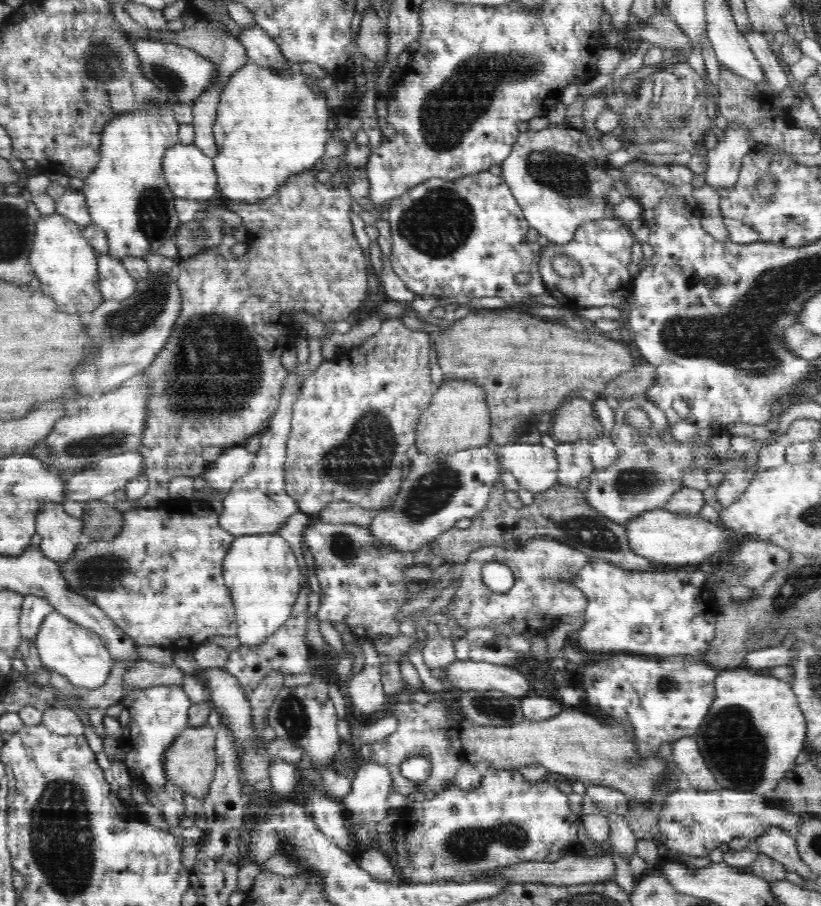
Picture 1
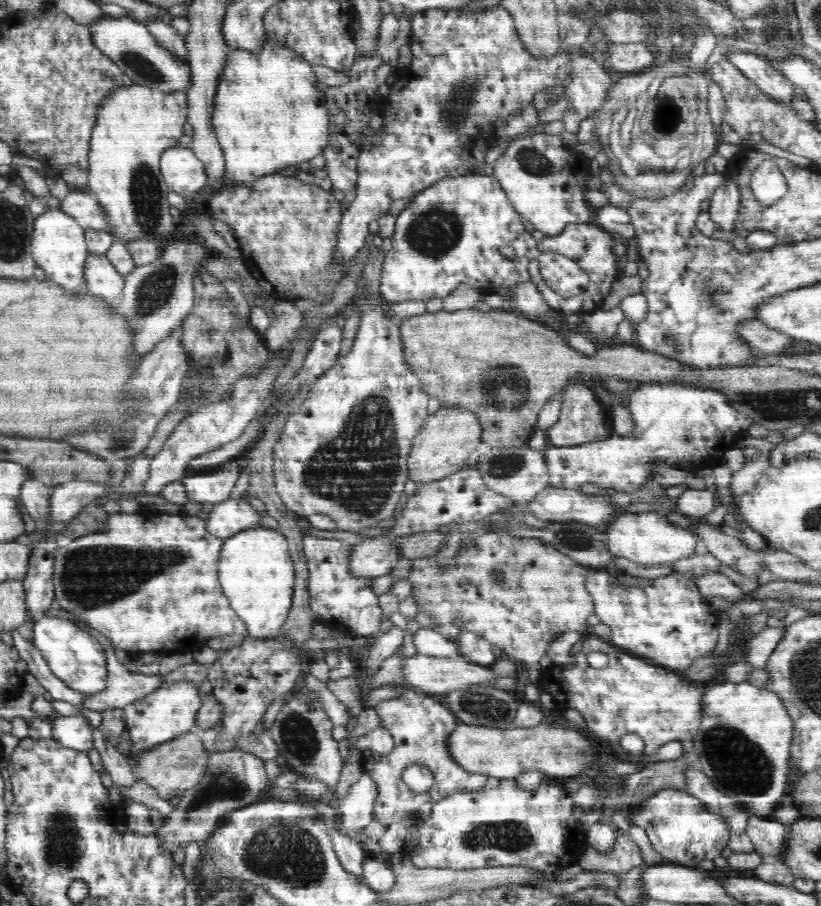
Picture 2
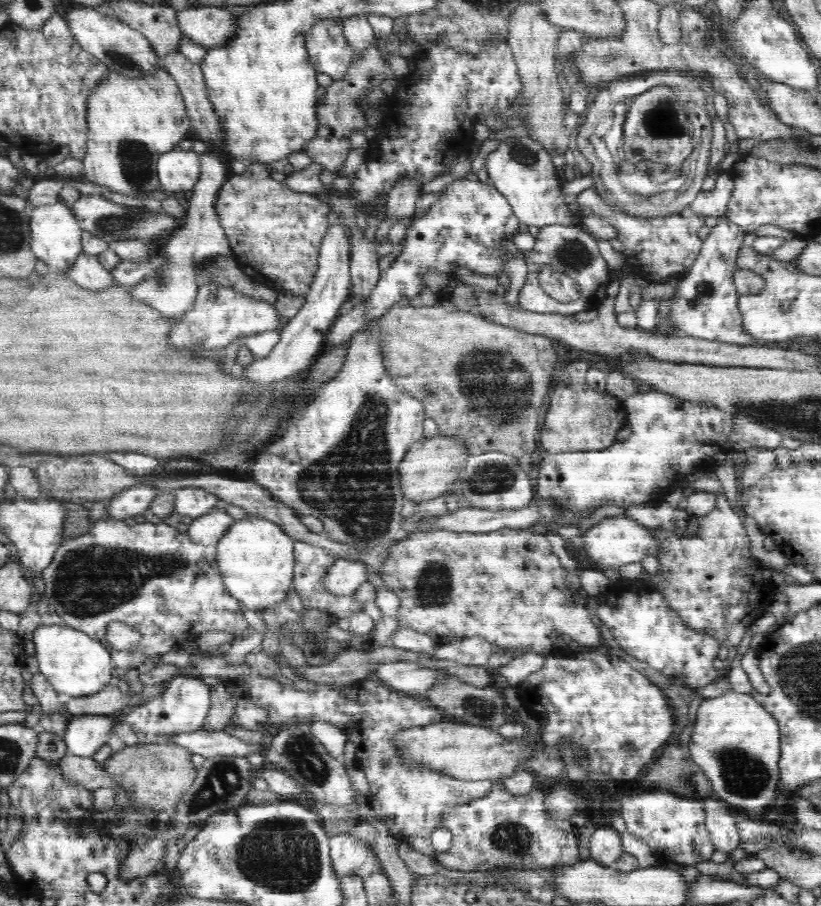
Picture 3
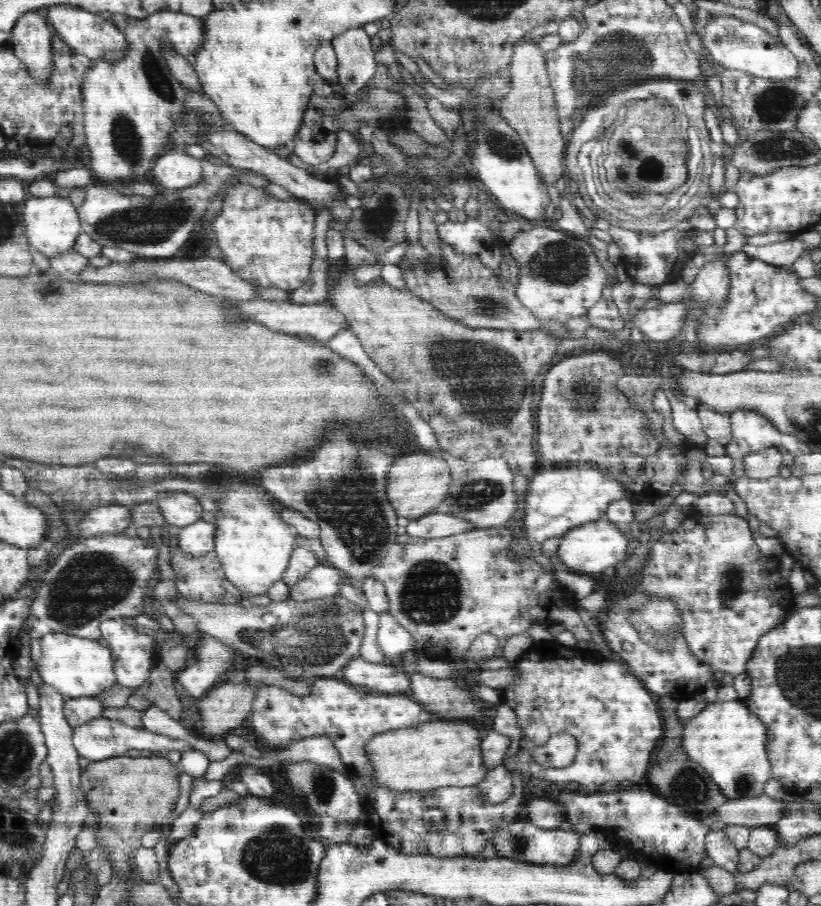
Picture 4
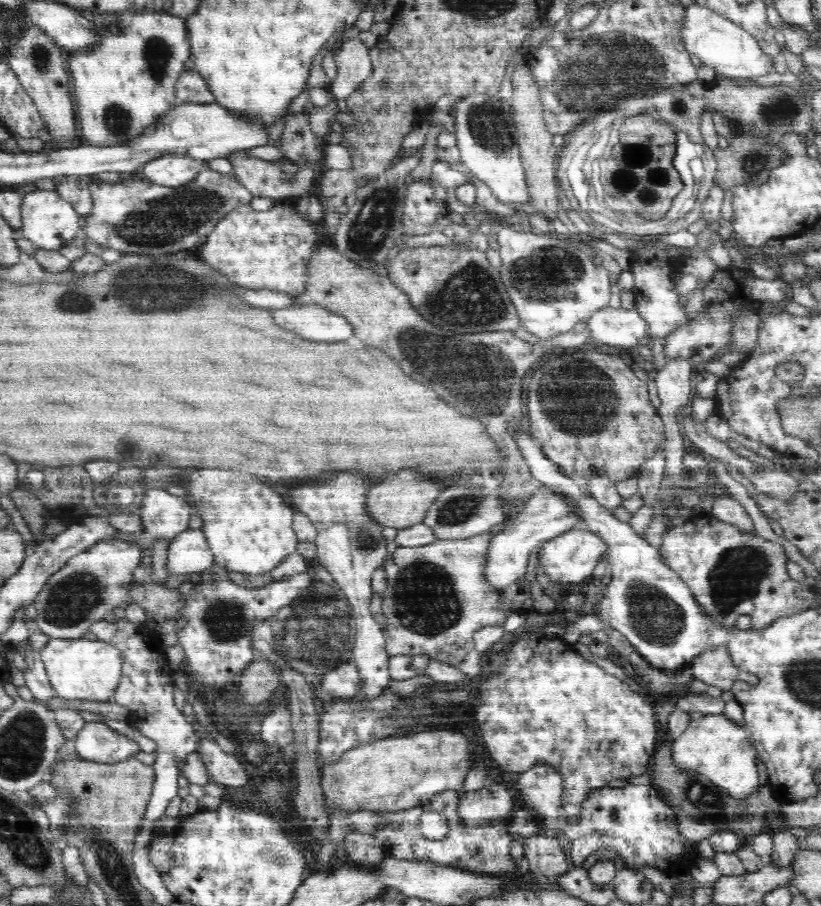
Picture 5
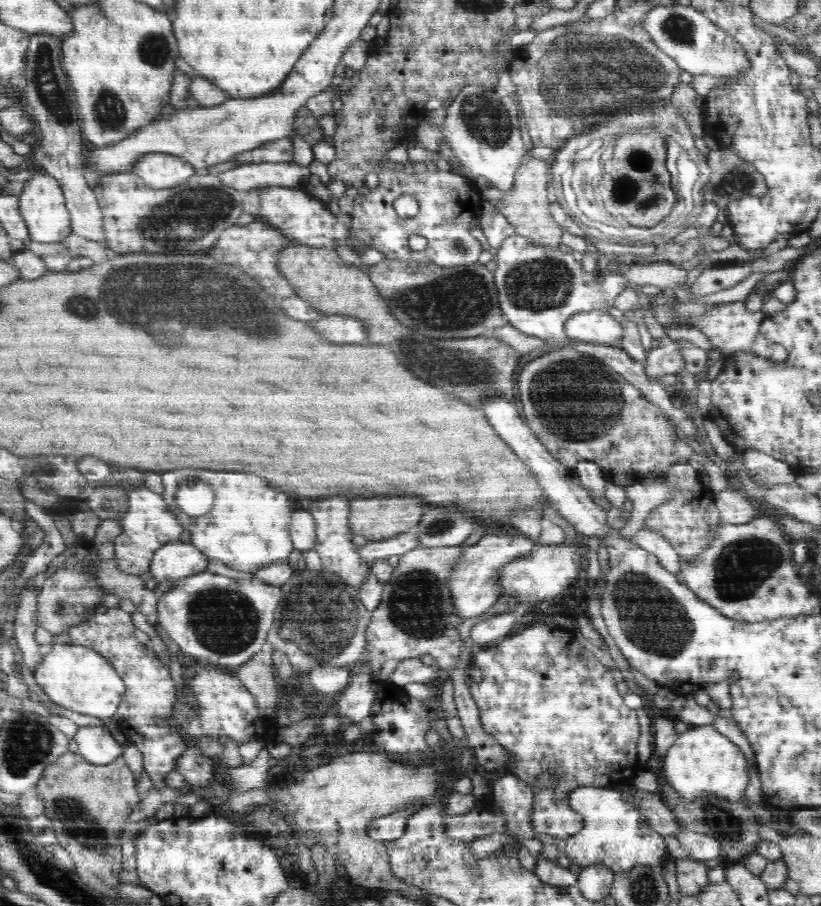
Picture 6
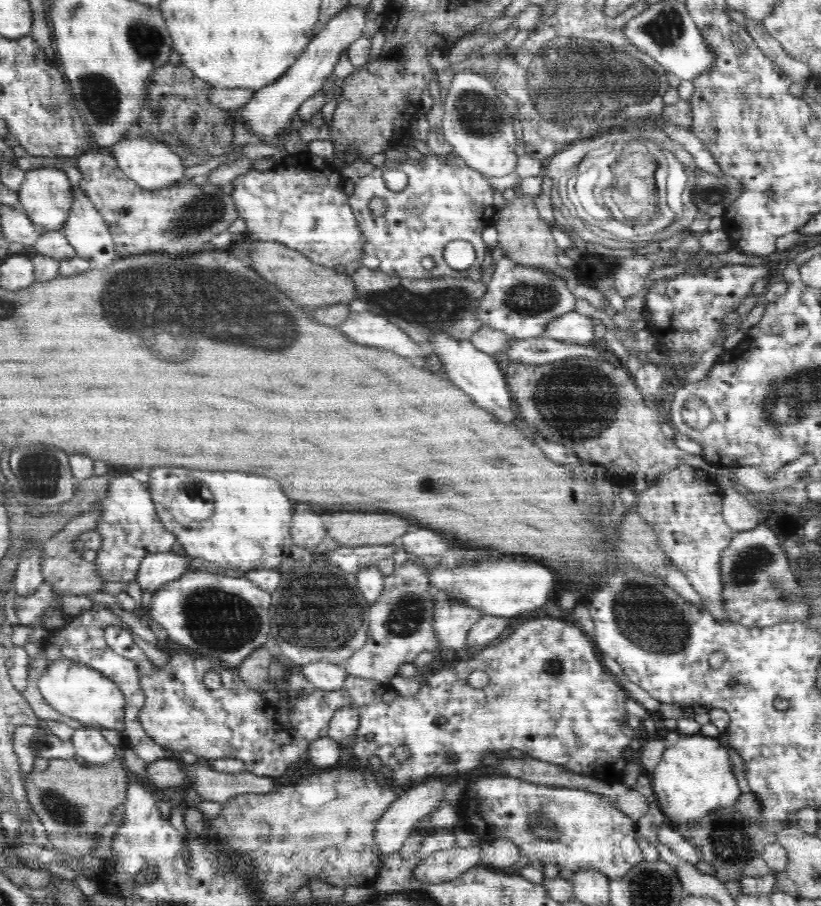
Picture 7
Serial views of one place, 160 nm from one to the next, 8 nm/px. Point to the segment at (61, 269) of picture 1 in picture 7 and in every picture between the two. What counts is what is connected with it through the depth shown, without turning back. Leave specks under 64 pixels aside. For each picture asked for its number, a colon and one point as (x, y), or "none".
2: (59, 247)
3: (56, 235)
4: (51, 224)
5: (48, 221)
6: (42, 203)
7: (46, 194)

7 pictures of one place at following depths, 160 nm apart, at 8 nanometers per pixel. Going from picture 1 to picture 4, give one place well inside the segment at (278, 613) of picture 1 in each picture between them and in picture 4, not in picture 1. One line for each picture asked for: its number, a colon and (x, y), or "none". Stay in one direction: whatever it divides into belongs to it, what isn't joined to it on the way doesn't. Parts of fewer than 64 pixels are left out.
2: (256, 573)
3: (255, 556)
4: (254, 545)

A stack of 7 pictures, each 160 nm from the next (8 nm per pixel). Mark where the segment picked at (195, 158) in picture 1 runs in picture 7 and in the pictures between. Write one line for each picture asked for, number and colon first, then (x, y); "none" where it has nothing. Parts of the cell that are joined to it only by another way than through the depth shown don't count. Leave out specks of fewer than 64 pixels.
2: (184, 173)
3: (178, 170)
4: (175, 169)
5: (173, 170)
6: (158, 171)
7: (152, 165)

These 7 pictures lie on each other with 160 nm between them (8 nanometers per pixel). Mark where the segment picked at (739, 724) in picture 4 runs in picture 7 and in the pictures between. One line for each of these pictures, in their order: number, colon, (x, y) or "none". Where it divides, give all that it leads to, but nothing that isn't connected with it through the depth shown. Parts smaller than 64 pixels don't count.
5: (723, 752)
6: (702, 760)
7: (694, 777)

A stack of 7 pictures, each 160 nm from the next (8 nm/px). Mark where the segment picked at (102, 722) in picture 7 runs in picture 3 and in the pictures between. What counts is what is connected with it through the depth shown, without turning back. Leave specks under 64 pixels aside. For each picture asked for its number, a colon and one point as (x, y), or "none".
3: (75, 664)
4: (76, 667)
5: (78, 669)
6: (75, 677)

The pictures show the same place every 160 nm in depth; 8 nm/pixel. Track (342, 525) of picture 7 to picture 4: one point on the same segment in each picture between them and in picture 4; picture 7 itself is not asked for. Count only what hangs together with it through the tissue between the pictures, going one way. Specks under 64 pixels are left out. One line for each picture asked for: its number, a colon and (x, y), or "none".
4: (416, 485)
5: (400, 501)
6: (379, 518)

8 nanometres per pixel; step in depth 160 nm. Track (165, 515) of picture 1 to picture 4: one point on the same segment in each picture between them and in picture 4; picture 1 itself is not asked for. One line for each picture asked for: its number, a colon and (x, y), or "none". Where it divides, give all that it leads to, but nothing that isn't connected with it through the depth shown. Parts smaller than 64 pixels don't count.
2: (148, 585)
3: (151, 577)
4: (104, 577)

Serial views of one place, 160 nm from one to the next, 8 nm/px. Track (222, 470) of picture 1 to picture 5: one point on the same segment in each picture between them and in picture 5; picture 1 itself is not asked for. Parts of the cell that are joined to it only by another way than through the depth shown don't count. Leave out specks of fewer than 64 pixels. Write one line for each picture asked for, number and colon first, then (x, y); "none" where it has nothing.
2: (215, 487)
3: (193, 502)
4: (178, 508)
5: (164, 515)

